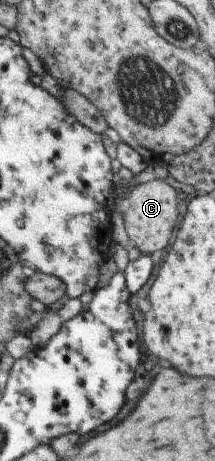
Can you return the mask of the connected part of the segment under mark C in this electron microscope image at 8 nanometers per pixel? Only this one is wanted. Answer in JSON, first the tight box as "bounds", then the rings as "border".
{"bounds":[122,179,177,255],"border":[[[153,179],[135,185],[126,196],[122,210],[124,230],[133,246],[143,255],[161,252],[171,238],[177,218],[177,194],[163,179]]]}

